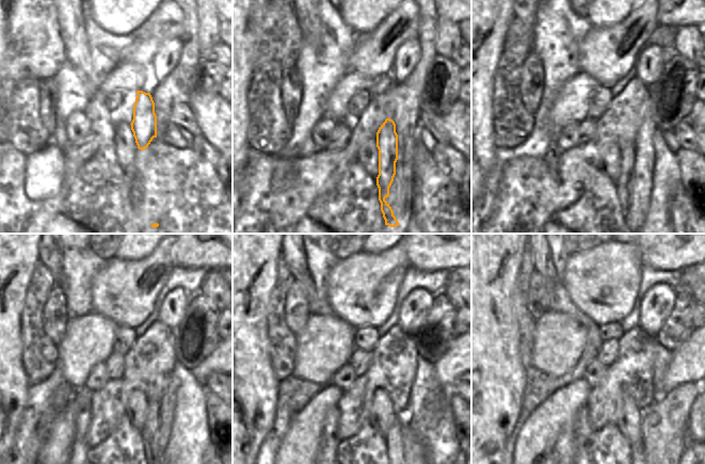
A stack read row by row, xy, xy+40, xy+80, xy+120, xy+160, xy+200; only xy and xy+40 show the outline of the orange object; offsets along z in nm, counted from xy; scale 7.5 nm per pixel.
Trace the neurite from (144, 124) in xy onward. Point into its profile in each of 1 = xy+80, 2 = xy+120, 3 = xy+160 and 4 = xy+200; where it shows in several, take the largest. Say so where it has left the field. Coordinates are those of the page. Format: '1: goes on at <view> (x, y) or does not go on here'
1: goes on at xy+80 (627, 177)
2: goes on at xy+120 (150, 426)
3: goes on at xy+160 (394, 437)
4: goes on at xy+200 (634, 450)

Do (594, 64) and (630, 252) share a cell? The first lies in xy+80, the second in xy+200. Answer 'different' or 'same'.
same

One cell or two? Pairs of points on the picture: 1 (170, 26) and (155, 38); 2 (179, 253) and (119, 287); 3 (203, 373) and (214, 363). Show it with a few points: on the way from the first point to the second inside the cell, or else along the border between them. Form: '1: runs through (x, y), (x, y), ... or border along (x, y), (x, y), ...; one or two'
1: runs through (166, 27), (158, 35); one
2: border along (173, 244), (172, 261), (175, 266); two
3: runs through (206, 370), (211, 365); one

